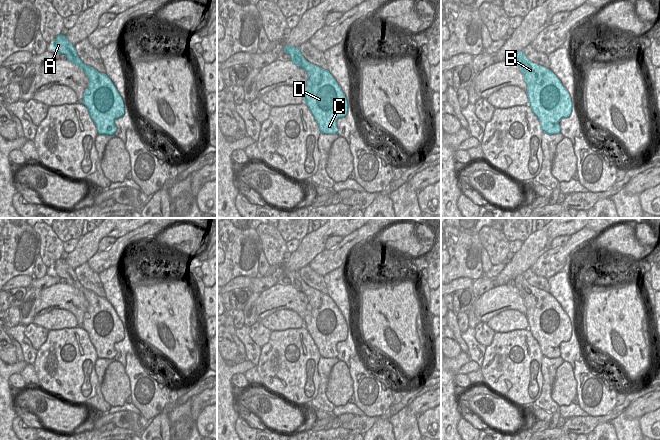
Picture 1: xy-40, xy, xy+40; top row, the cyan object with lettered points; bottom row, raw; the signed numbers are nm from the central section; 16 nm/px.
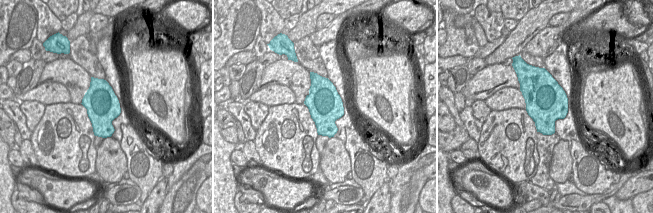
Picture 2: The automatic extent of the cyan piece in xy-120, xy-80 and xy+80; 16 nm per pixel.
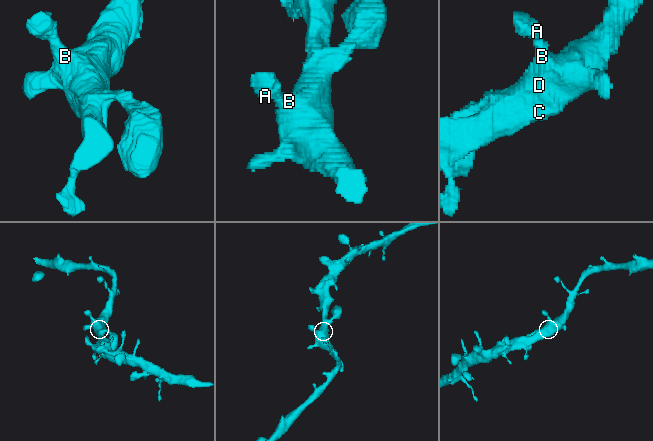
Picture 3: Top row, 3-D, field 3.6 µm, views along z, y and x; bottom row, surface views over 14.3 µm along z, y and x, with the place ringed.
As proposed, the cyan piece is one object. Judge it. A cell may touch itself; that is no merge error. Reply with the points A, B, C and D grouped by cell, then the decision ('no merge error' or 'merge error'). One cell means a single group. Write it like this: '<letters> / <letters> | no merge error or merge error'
A B C D | no merge error

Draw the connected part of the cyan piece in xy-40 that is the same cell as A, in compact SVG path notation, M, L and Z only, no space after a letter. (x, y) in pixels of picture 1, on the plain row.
M65 259L56 260L50 270L56 277L65 278L67 284L85 296L88 311L84 314L81 327L88 333L98 358L114 359L117 354L114 344L124 339L124 327L111 303L105 297L84 288Z

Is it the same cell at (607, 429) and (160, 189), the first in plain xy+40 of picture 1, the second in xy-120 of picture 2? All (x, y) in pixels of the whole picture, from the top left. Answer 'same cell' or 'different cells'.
same cell

